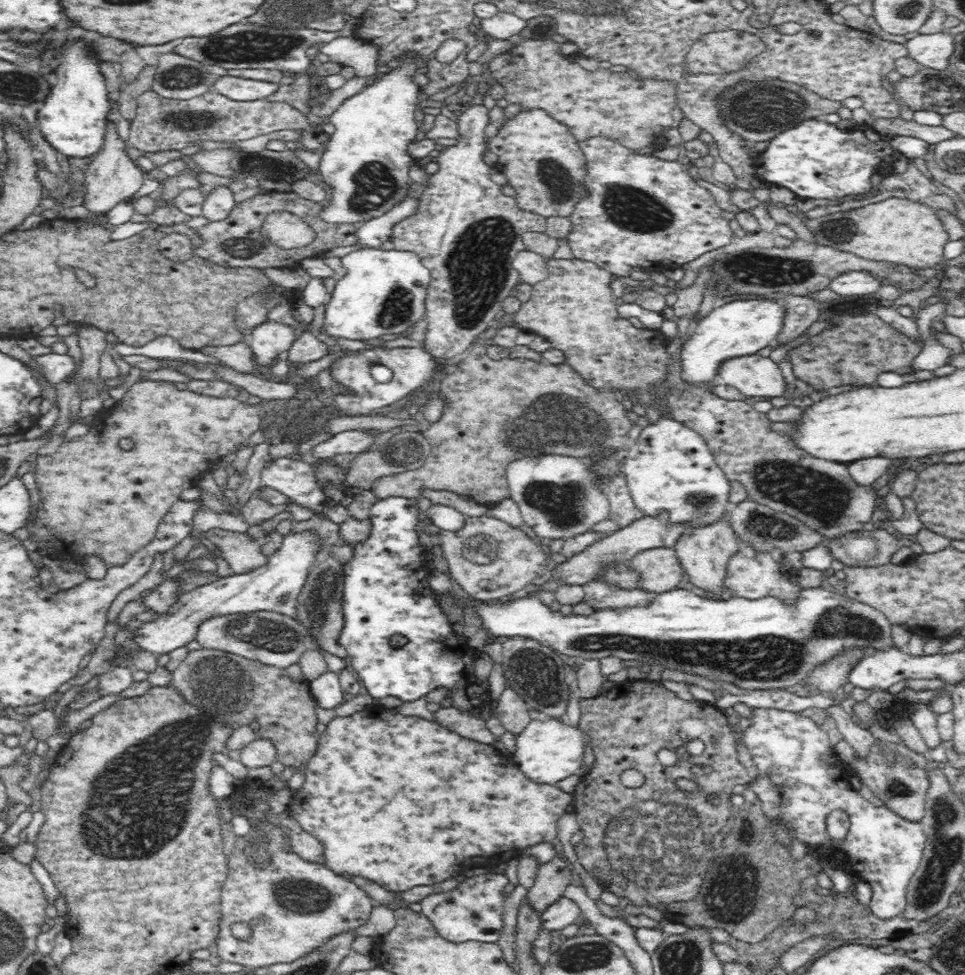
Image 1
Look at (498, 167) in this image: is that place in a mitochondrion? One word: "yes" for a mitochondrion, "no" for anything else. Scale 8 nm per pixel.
no

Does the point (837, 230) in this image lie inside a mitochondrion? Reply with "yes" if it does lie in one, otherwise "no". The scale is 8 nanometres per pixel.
yes

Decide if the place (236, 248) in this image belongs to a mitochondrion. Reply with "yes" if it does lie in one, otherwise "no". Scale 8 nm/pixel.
yes

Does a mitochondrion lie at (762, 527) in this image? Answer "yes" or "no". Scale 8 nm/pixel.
yes

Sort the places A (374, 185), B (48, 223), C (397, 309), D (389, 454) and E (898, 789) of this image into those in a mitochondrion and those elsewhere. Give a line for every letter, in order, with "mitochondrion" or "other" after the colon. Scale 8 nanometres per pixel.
A: mitochondrion
B: other
C: mitochondrion
D: other
E: mitochondrion

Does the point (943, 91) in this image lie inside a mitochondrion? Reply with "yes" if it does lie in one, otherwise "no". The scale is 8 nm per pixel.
yes

